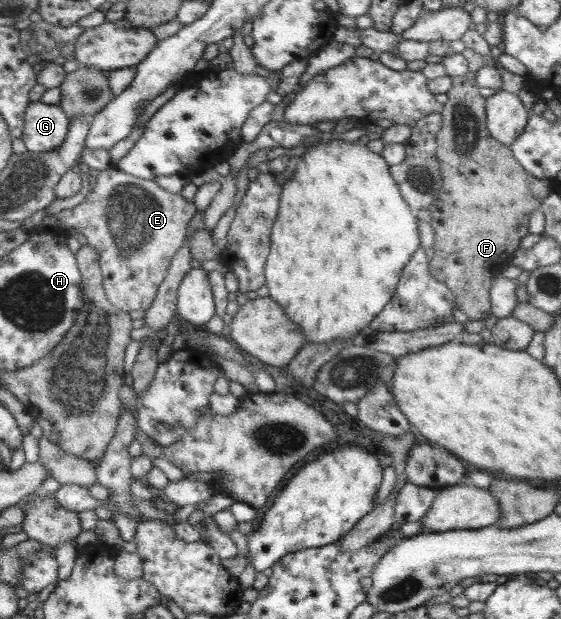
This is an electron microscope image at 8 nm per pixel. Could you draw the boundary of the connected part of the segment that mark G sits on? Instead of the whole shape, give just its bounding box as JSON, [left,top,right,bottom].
[21,100,69,154]

